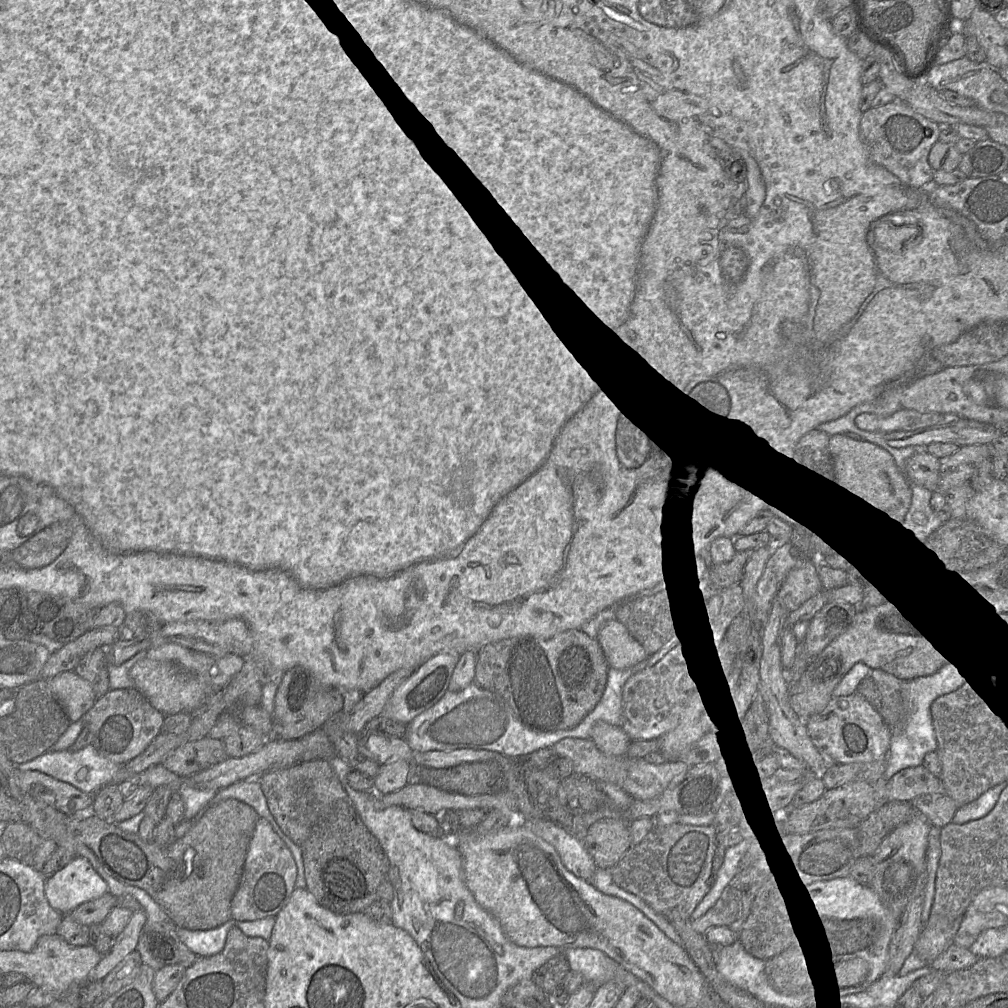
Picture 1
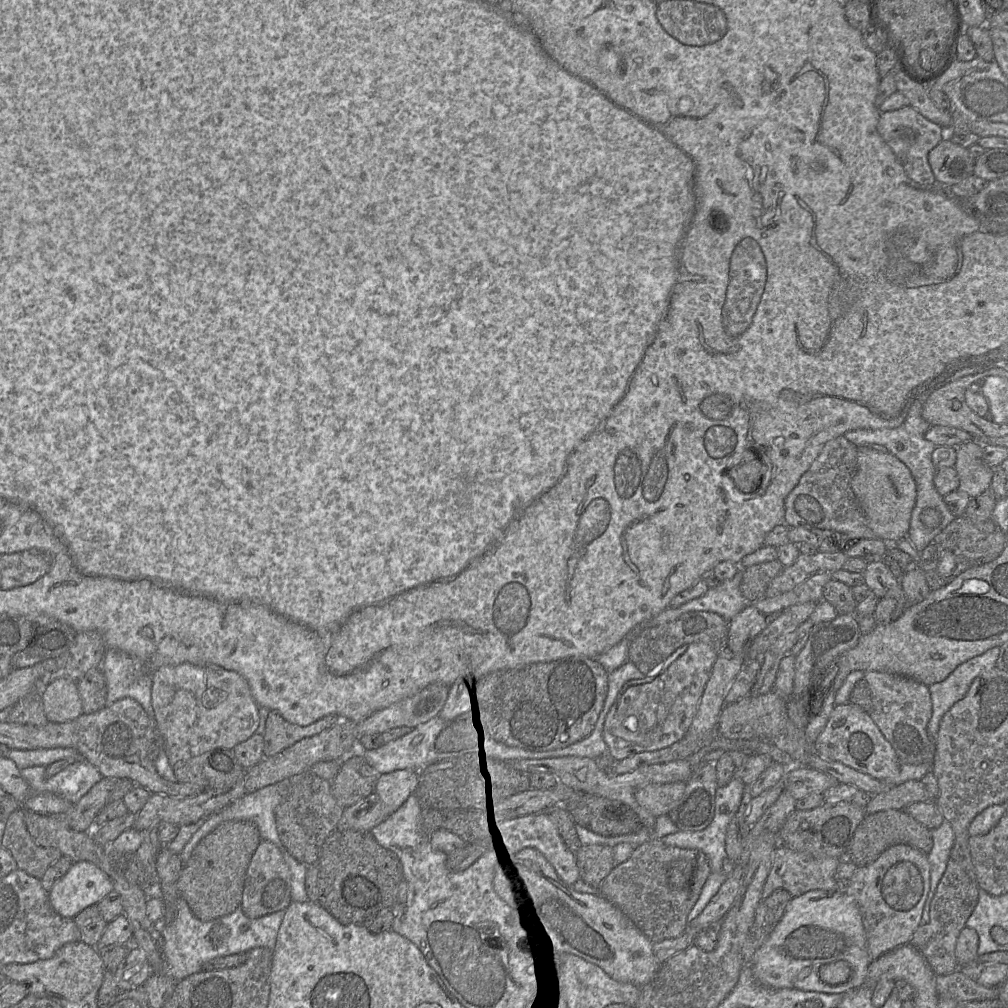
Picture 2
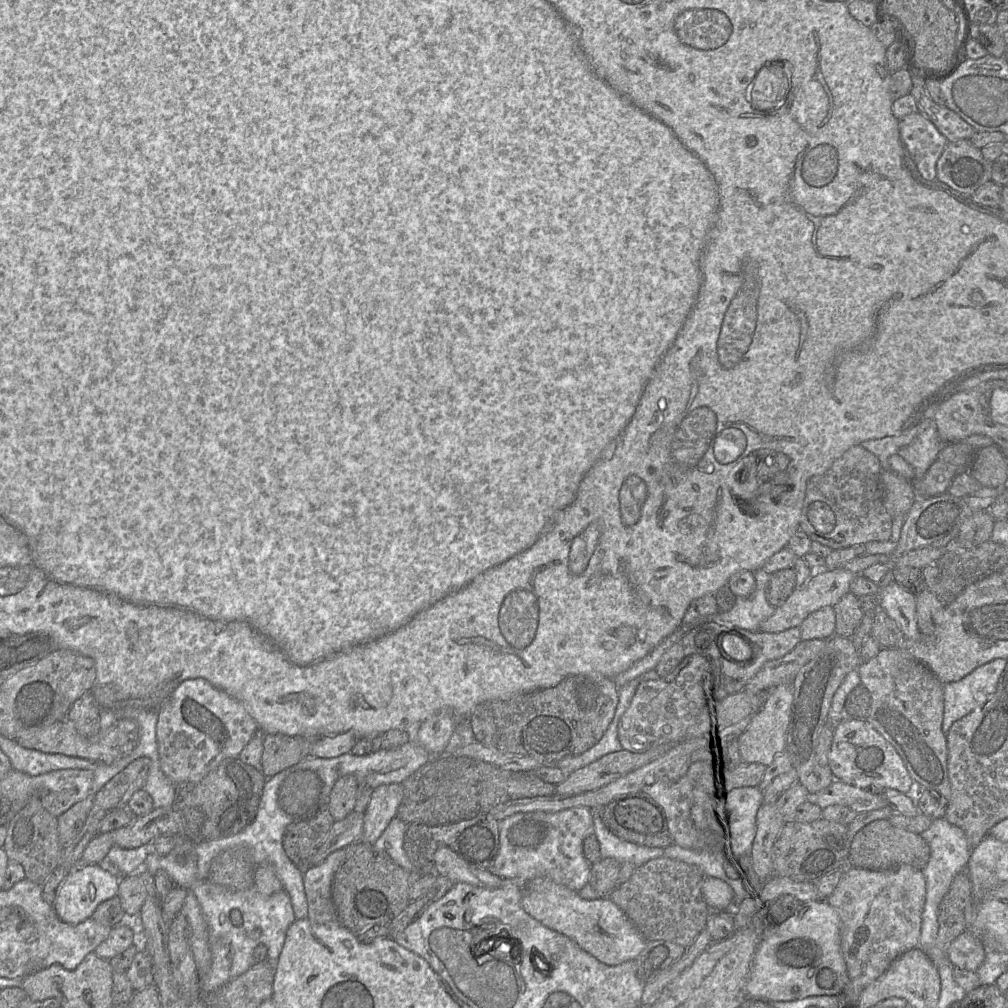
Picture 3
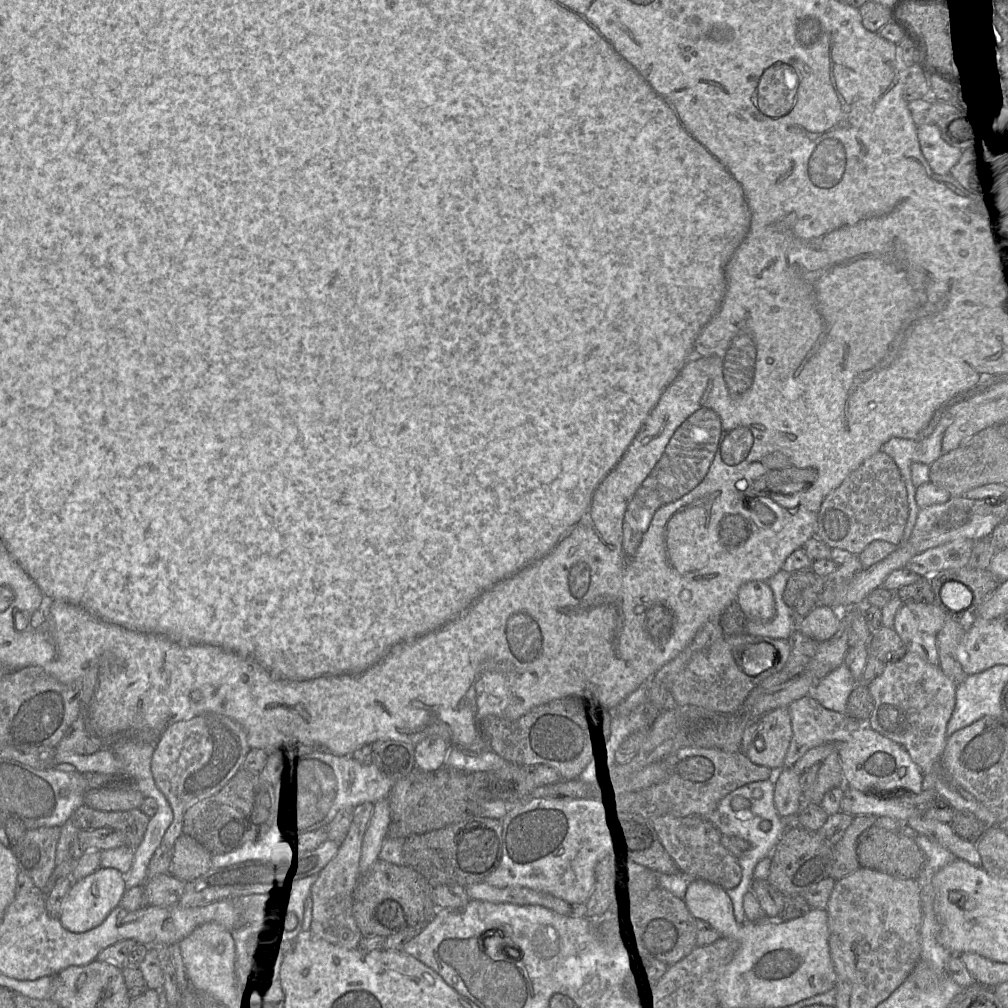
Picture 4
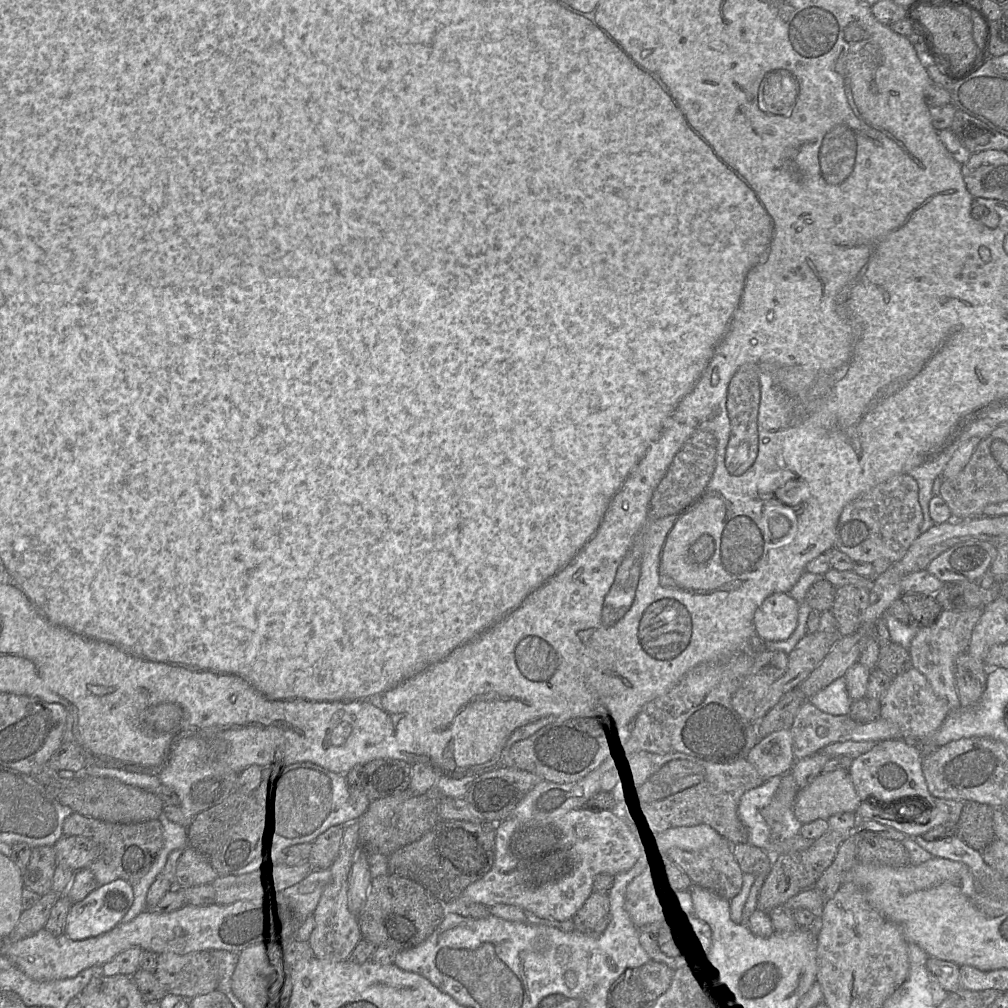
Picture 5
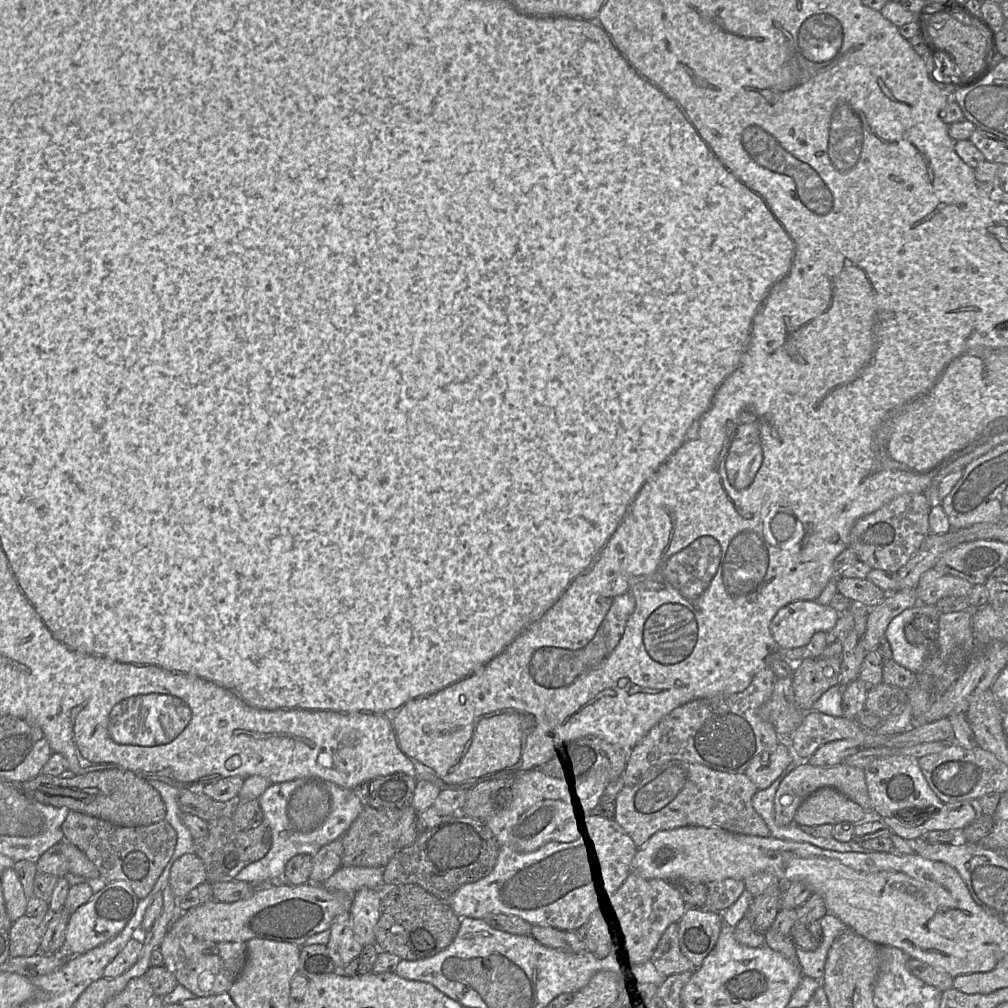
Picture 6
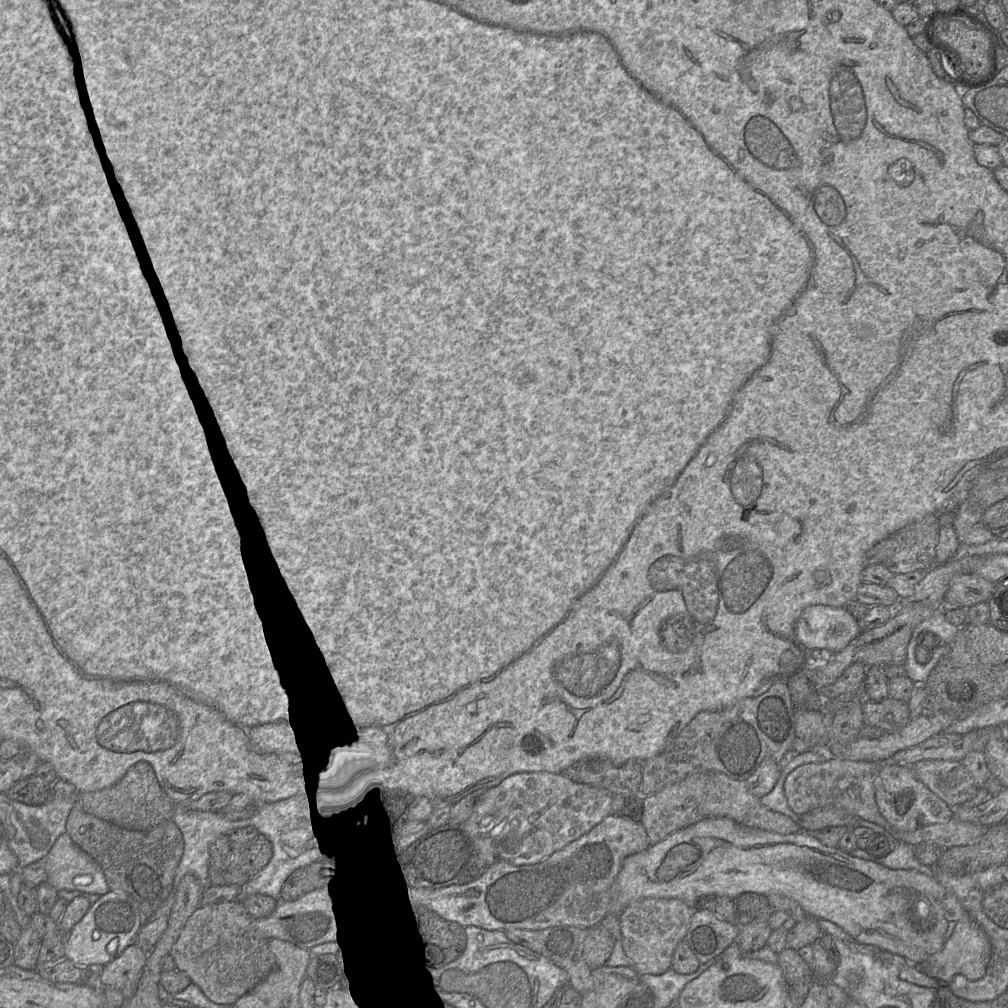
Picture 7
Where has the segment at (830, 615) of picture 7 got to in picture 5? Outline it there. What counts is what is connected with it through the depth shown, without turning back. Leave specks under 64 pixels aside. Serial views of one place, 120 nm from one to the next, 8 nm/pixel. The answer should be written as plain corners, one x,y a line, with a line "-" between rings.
786,593
769,595
754,614
757,635
767,641
788,639
797,627
798,602

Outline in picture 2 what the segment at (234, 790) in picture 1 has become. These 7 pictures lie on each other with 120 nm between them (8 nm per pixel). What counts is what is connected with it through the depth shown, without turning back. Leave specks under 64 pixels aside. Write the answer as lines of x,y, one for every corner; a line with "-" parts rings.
291,778
284,779
282,781
276,782
274,784
265,786
251,793
248,793
242,796
241,798
237,799
236,801
232,802
221,811
208,817
205,823
203,823
197,829
197,831
192,835
191,839
185,845
183,851
181,852
180,857
181,857
182,867
189,860
193,850
199,844
199,842
210,832
216,829
220,824
227,821
253,822
258,828
261,840
269,841
273,843
275,846
277,846
279,850
286,851
282,842
279,840
280,836
277,832
277,827
276,827
275,810
290,791
290,783
291,783
290,779

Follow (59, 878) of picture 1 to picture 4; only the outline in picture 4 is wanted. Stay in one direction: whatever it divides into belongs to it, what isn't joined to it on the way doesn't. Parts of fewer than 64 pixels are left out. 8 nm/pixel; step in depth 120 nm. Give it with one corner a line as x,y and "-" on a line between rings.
102,868
93,874
72,882
61,905
59,920
62,926
73,933
82,933
99,926
117,907
126,891
126,877
116,869

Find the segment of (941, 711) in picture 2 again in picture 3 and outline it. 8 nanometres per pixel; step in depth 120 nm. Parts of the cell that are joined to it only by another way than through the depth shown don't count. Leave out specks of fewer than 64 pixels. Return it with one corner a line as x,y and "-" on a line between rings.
994,659
977,667
959,681
944,684
942,731
947,736
952,724
985,704
996,692
1006,659

